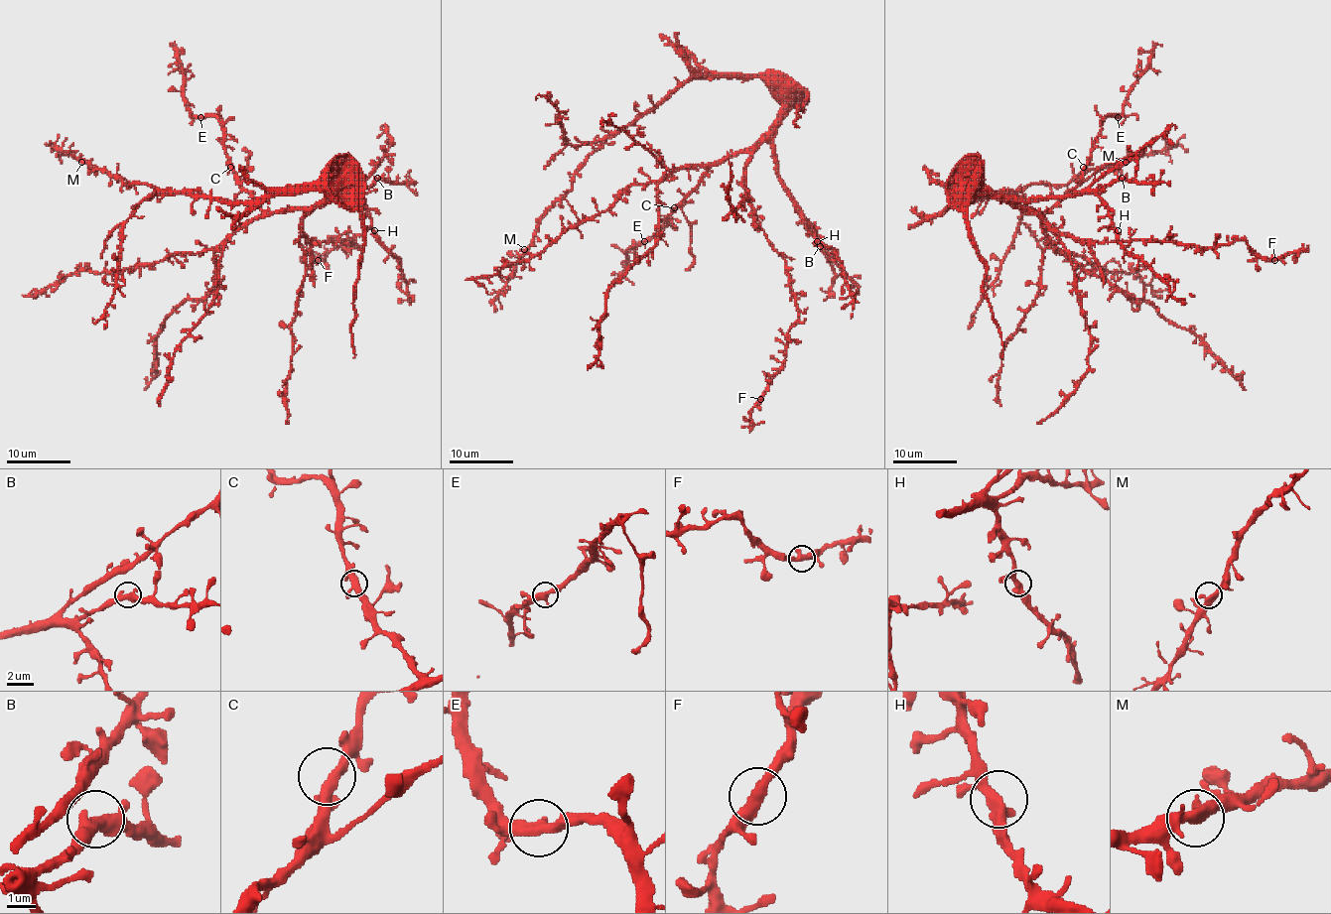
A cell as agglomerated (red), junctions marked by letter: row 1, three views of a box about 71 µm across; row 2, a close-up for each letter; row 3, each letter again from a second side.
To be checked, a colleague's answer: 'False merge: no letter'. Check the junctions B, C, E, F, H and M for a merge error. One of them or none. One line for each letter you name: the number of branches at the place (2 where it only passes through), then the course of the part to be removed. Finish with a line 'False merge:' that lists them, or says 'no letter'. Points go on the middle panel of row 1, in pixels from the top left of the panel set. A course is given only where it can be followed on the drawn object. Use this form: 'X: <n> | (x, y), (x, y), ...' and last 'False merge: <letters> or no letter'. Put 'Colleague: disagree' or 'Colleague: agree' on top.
Colleague: agree
False merge: no letter

